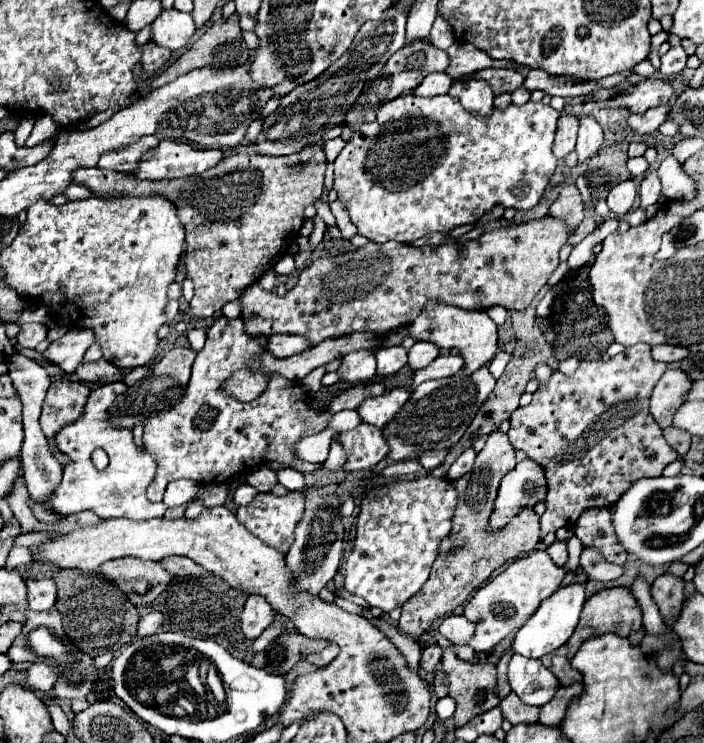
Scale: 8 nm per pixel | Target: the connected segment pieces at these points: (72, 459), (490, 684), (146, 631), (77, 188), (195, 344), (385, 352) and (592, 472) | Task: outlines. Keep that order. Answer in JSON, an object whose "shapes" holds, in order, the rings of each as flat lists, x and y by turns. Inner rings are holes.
{"shapes":[[[106,383,100,389,90,393,90,399,84,407,84,413,70,425,66,425,56,435,56,447,64,455,68,455,68,463,64,465,64,475,60,485,56,487,54,495,50,495,50,507,54,513,72,515,80,511,92,511,102,519,112,517,126,517,126,519,152,519,162,517,166,511,164,503,150,503,146,499,146,487,152,483,156,475,156,461,148,451,140,451,134,443,132,429,114,427,108,421,108,409,112,407,114,399,126,393,126,383],[102,447,108,457,110,465,104,471,98,471,92,465,92,451]],[[444,649,442,655,442,671,446,671,450,687,452,689,464,689,464,697,452,697,456,701,456,713,454,713,454,725,462,727,466,725,472,717,486,713,488,709,496,707,500,703,498,689,496,689,496,665,494,663,468,663,456,657,452,649]],[[150,611,148,615,144,615,138,621,138,633,136,633,136,637,150,637,150,635,154,635,158,631,160,623,162,623,162,613]],[[72,183,72,185,68,187,66,195,68,195,70,201,86,199,86,197,95,196,93,193,88,191,88,188,84,187,84,185,78,185,78,183]],[[190,329,186,337,188,337,188,343,190,343,190,347,192,347,192,349,202,351,204,341,206,341,206,331,204,331,204,329]],[[392,345,392,347,380,347,376,353,378,361,378,375,386,377,392,373,398,373,406,363,408,363,408,351,402,345]],[[638,343,610,361,580,361,574,375,554,371,550,379,538,387,532,403,512,413,512,427,508,431,510,443,542,465,548,479,546,511,540,517,542,537,560,527,574,527,574,521,590,507,610,507,630,489,634,479,658,477,668,463,678,459,678,453,666,443,662,429,658,429,658,423,654,423,650,415,650,391,664,375,666,367,668,365,652,359,650,345]]]}

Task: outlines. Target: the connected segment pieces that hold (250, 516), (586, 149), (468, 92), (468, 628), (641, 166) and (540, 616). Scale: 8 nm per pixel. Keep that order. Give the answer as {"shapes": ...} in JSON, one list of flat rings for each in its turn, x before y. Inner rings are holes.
{"shapes":[[[290,491,286,497,276,497,274,493,260,493,250,505,238,507,236,517,252,535,262,539,266,545,286,553,294,541,294,527,302,519,302,513,304,513,304,495,298,491]],[[582,117,580,119,580,131,578,131,578,163,584,163,592,153,598,153,602,147,602,127,594,117]],[[458,79,452,83,448,95,456,97,468,111,480,115,480,117,488,117,494,109,492,101,494,101,494,91,488,83,476,81,476,79]],[[448,615,438,625,438,631,454,643,454,647,466,645,474,635,474,623,470,623,464,615]],[[634,157,634,159,628,159,628,169,630,169,630,173,632,173,634,177,638,177,638,175,646,173,646,169,648,169,648,161,646,161,644,157]],[[572,583,568,587,562,587,558,589,550,599,546,599,546,603,542,603,542,607,538,607,538,611,520,627,520,631,516,633,516,639,514,639,514,653,518,655,524,655,524,657,532,657,532,659,538,659,538,657,544,657,552,651,556,651,558,647,562,647,570,635,574,633,576,625,578,625,578,617,580,617,580,611,582,611,582,605,586,601,586,591,582,585,578,583]]]}

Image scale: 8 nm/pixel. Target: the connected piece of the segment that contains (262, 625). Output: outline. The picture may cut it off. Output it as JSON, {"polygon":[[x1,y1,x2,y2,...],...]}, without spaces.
{"polygon":[[250,595,244,611,240,615,240,627,242,633,246,635,246,639,256,639,262,635,262,631,274,621,274,609,266,603,264,597,258,595]]}

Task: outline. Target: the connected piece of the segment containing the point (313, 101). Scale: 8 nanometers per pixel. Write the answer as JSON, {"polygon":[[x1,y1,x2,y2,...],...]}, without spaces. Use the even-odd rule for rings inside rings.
{"polygon":[[390,7,378,21,368,21,356,35,350,49,332,63,318,79,298,85,290,91,280,107,266,121,266,141,254,145,254,153,260,155,290,155,304,147,310,147,322,139,322,135,344,121,346,111,354,105,362,93,366,79,374,79,392,53,406,45,406,13]]}

